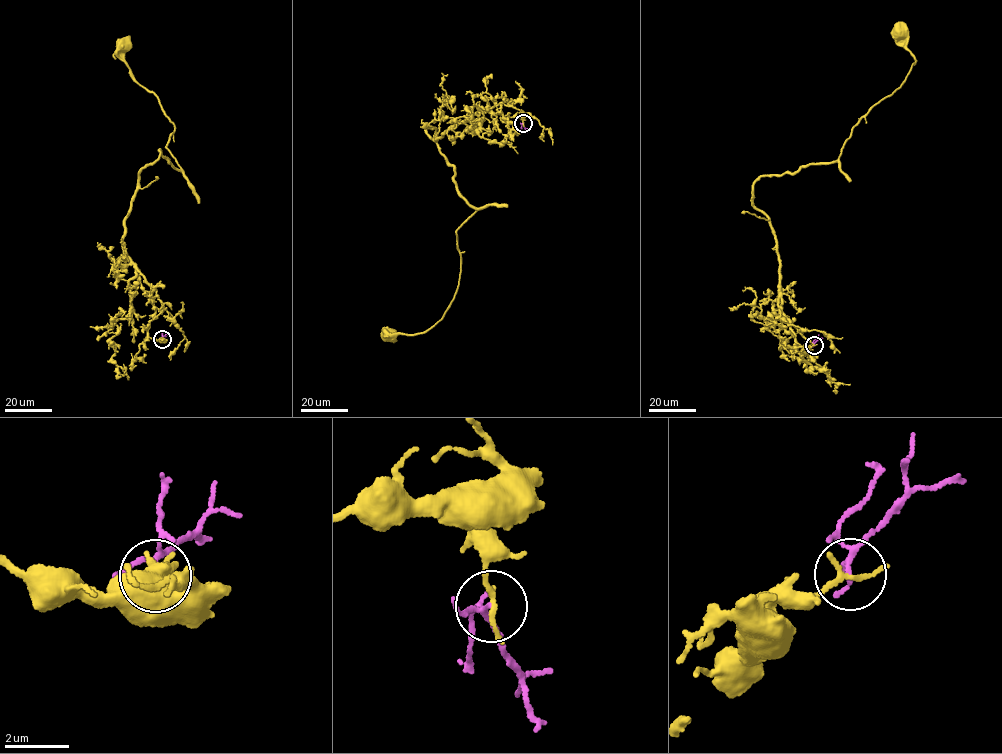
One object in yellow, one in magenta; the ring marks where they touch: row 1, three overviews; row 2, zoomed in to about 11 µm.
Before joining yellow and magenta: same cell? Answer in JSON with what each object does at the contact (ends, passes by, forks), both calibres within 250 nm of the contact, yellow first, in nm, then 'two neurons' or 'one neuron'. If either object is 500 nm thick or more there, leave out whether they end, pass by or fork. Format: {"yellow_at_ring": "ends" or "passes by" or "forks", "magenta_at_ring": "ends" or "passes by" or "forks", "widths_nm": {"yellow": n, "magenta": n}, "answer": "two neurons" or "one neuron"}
{"yellow_at_ring": "passes by", "magenta_at_ring": "forks", "widths_nm": {"yellow": 160, "magenta": 110}, "answer": "two neurons"}

